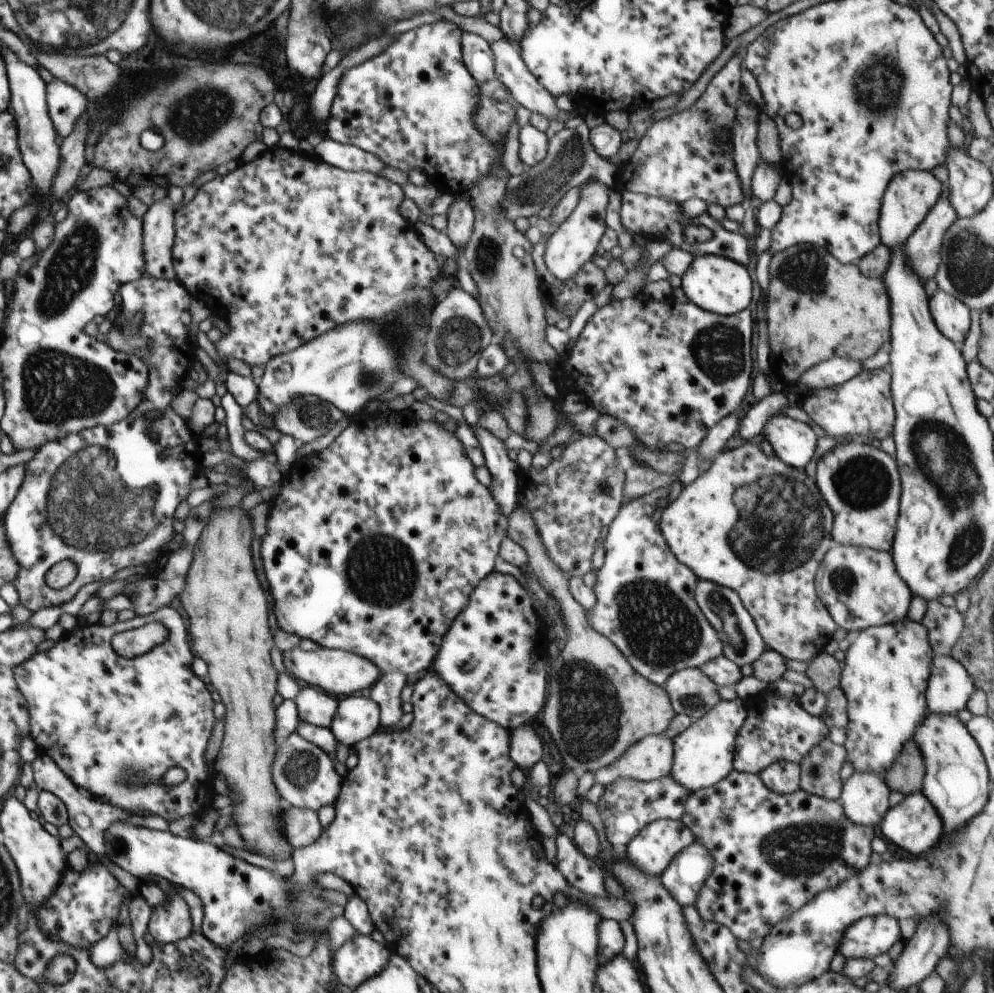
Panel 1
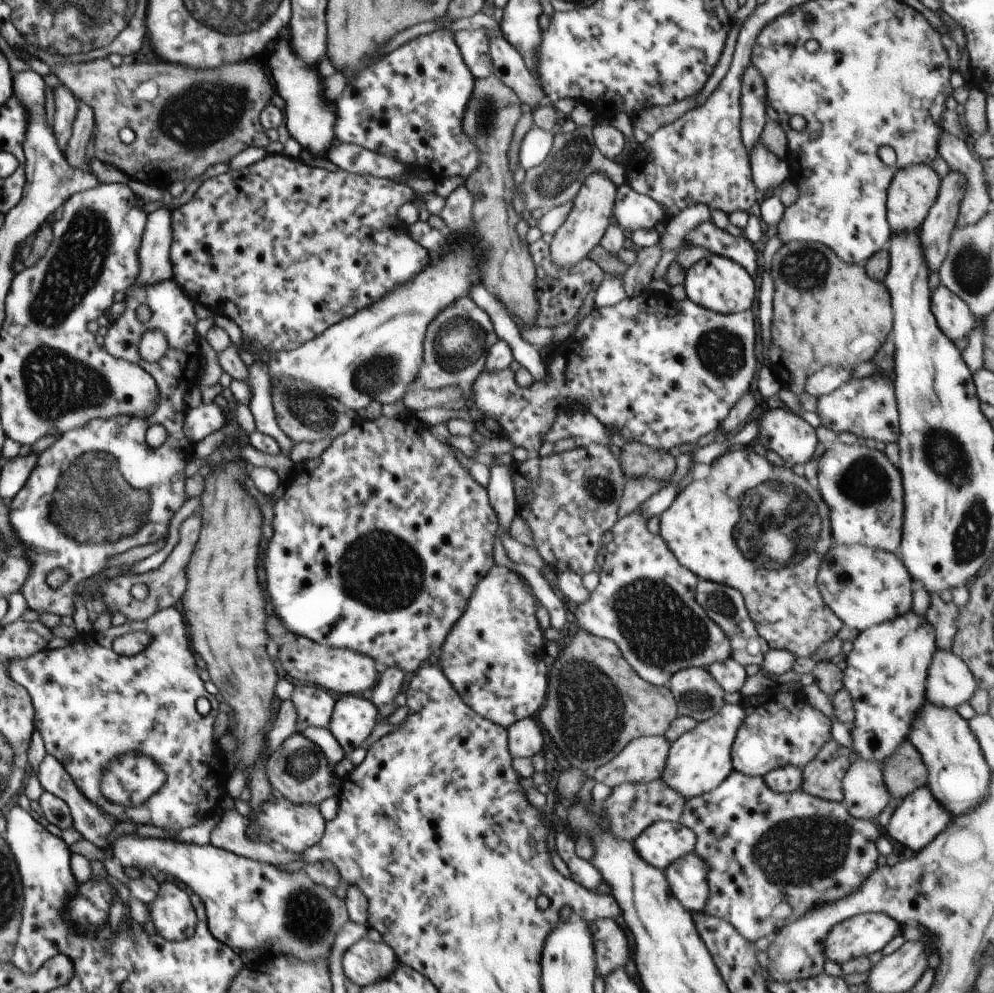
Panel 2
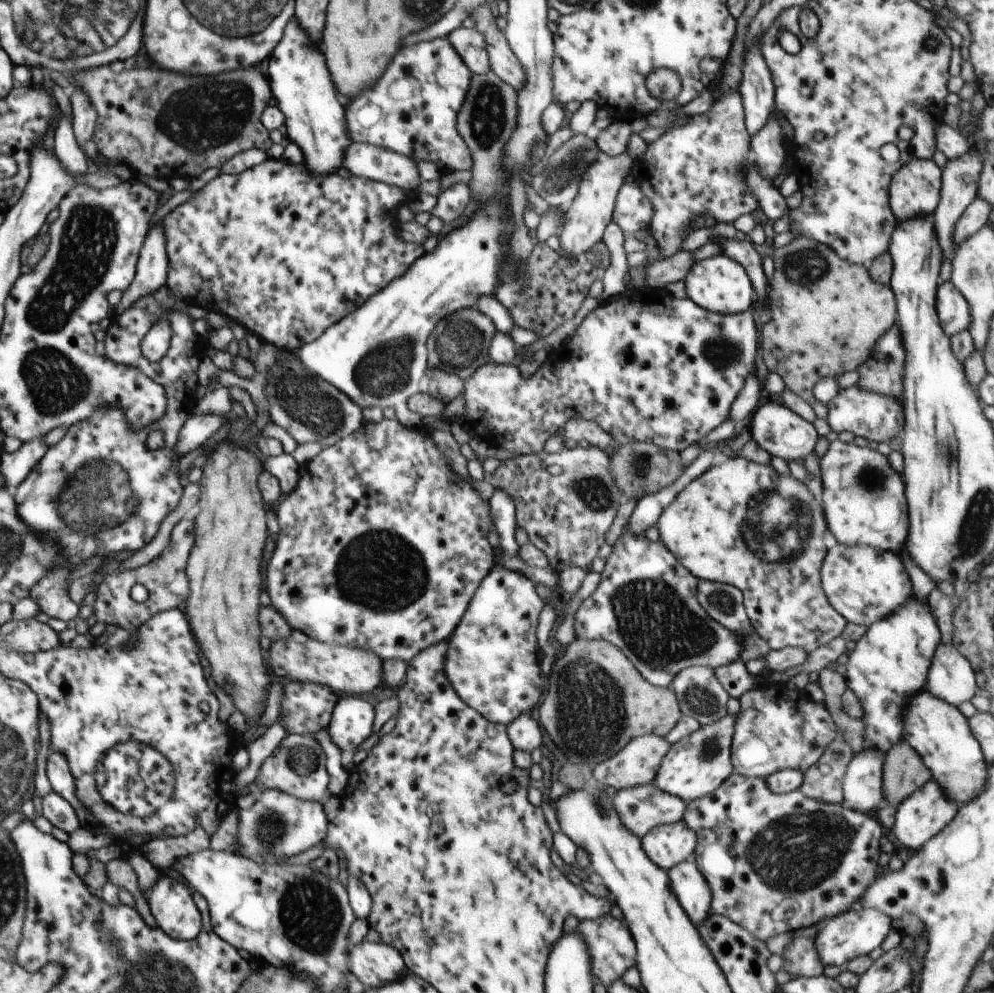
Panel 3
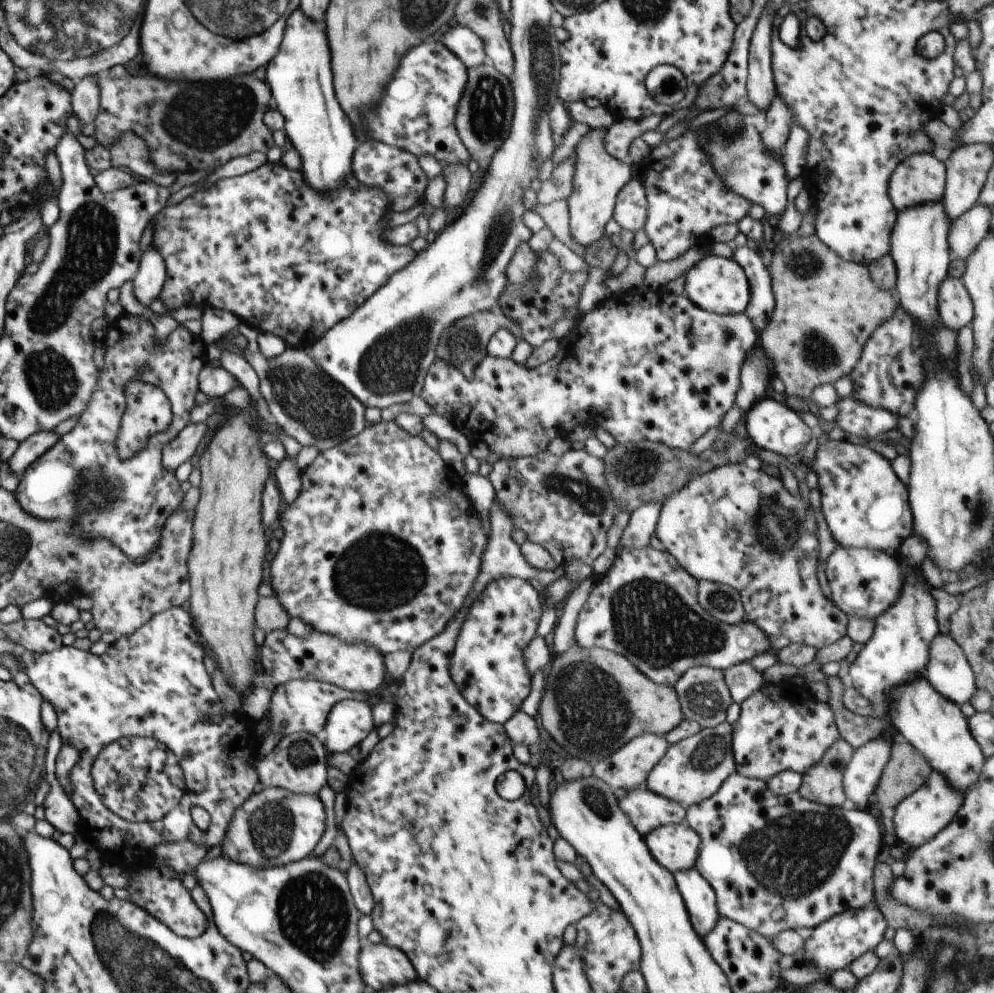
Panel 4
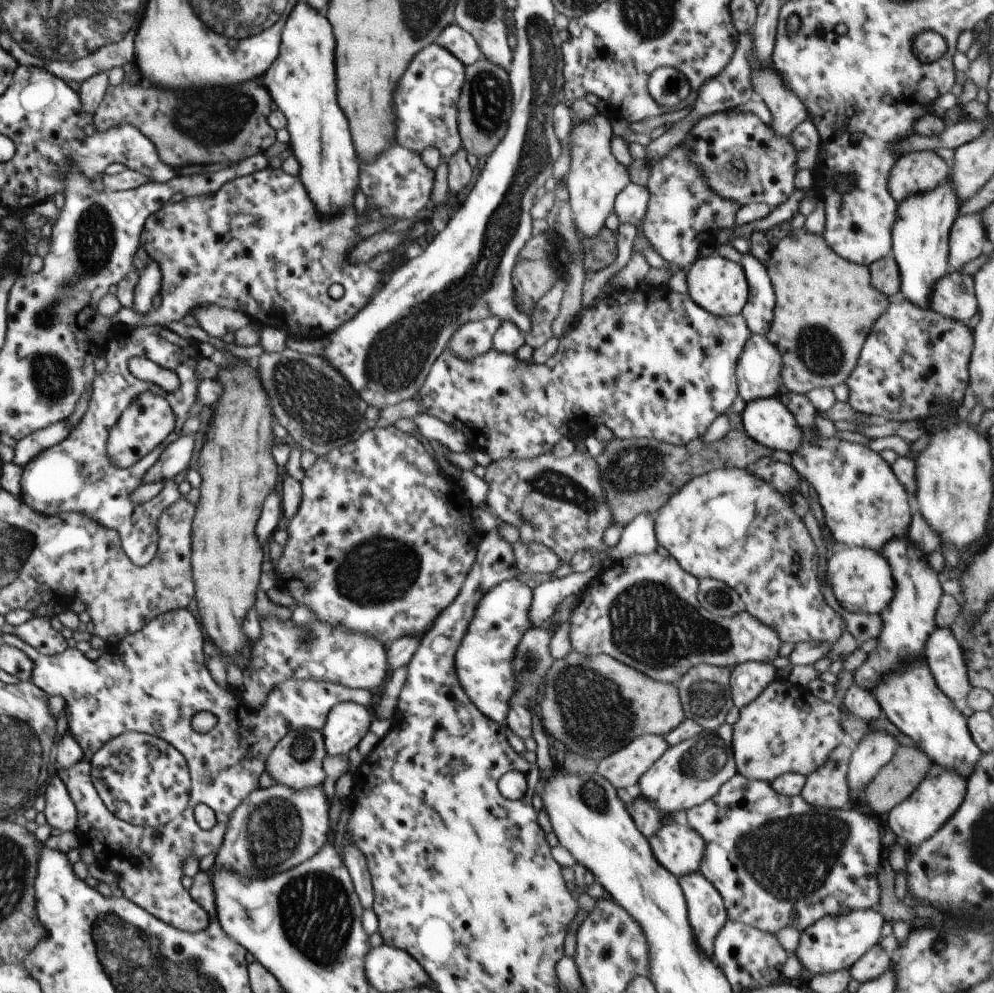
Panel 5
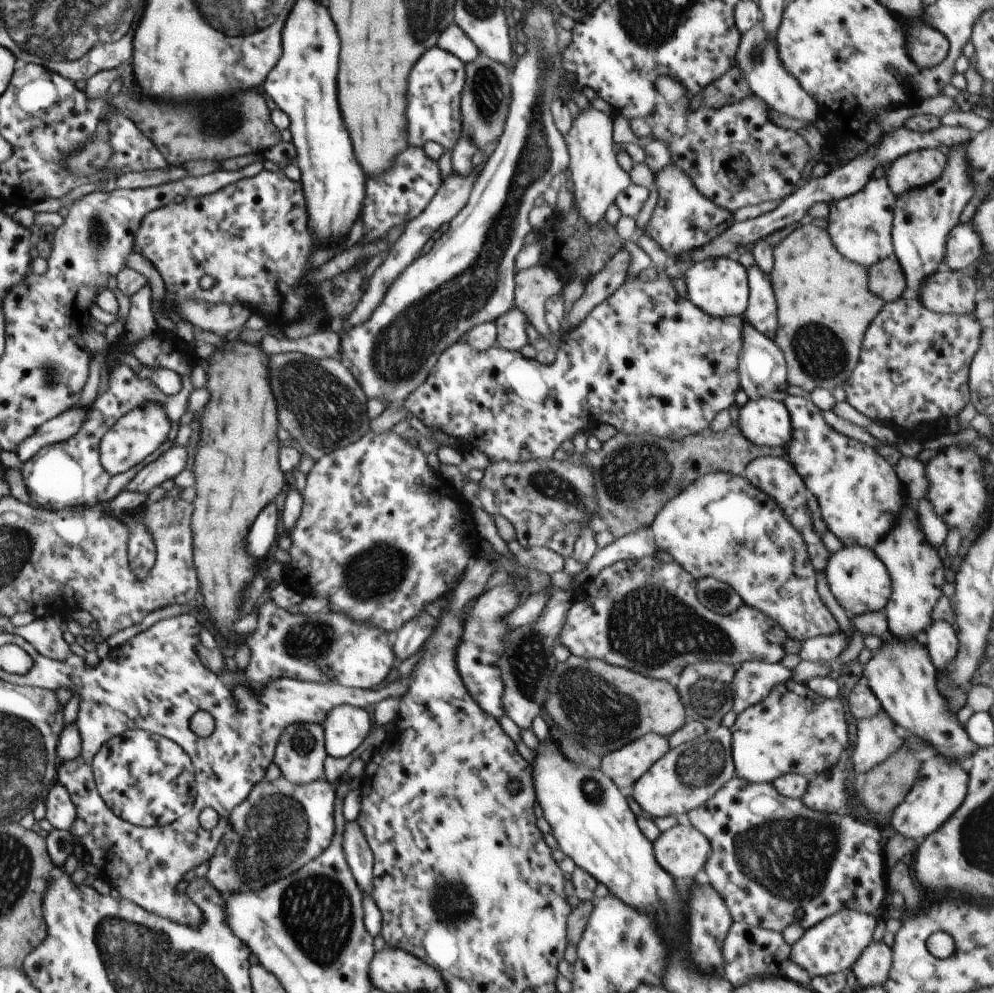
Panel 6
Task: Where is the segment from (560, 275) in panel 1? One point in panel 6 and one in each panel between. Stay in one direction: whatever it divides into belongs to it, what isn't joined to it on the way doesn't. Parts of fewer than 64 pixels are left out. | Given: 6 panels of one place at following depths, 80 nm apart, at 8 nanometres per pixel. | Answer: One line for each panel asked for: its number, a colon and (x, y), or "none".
2: (592, 210)
3: (592, 210)
4: (598, 178)
5: (595, 178)
6: (598, 178)

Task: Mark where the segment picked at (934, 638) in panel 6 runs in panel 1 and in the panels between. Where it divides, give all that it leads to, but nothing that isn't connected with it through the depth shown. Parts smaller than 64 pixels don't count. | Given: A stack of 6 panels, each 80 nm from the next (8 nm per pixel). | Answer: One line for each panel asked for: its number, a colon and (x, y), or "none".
1: (950, 685)
2: (950, 683)
3: (950, 678)
4: (949, 672)
5: (944, 654)

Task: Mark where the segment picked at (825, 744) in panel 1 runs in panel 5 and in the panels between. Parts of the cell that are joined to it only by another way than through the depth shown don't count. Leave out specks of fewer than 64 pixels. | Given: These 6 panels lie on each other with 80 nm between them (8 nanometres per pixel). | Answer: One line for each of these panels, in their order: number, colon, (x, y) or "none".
2: (822, 778)
3: (822, 782)
4: (823, 784)
5: (827, 787)

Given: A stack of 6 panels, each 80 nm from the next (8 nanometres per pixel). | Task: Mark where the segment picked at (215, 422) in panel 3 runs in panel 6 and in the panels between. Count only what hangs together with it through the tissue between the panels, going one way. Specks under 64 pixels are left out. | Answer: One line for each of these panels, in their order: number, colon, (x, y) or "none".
4: (183, 447)
5: (175, 457)
6: (172, 462)

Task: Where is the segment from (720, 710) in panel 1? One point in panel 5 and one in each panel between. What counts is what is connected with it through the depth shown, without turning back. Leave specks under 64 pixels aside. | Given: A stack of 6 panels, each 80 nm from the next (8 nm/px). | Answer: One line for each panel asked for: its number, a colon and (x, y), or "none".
2: (698, 762)
3: (697, 765)
4: (692, 770)
5: (687, 774)

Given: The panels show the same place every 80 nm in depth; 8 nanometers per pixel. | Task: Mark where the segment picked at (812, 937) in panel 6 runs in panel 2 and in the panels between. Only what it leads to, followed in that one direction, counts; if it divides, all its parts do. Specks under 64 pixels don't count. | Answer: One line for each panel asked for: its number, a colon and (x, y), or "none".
2: (858, 936)
3: (855, 933)
4: (833, 945)
5: (834, 943)

